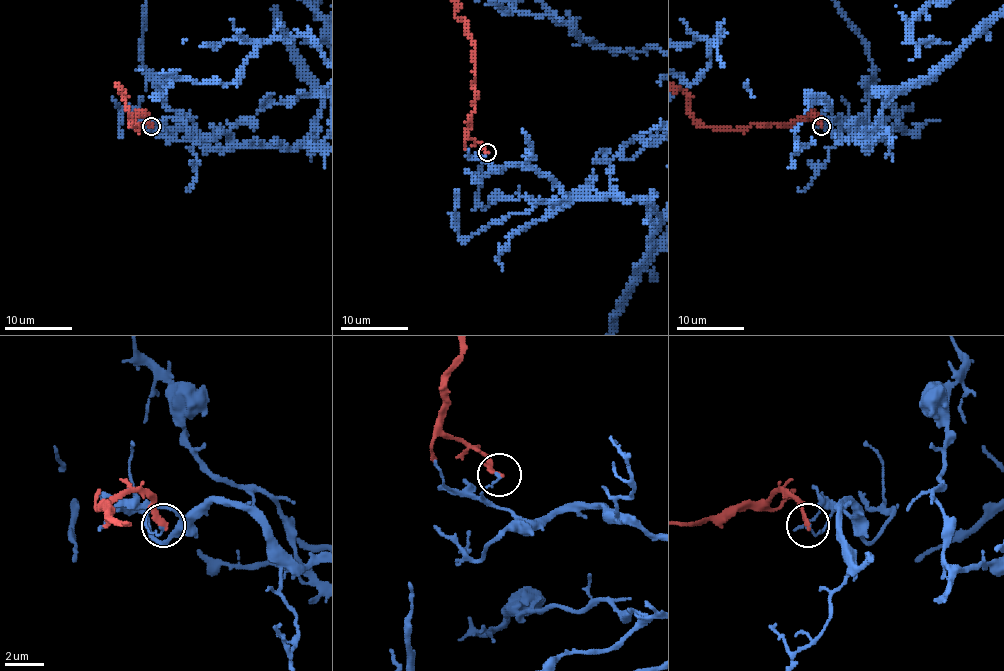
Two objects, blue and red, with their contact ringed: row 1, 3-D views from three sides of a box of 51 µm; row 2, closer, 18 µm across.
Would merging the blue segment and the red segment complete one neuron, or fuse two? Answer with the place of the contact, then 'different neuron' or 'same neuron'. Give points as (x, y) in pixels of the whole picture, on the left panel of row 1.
at (151, 126); different neuron

